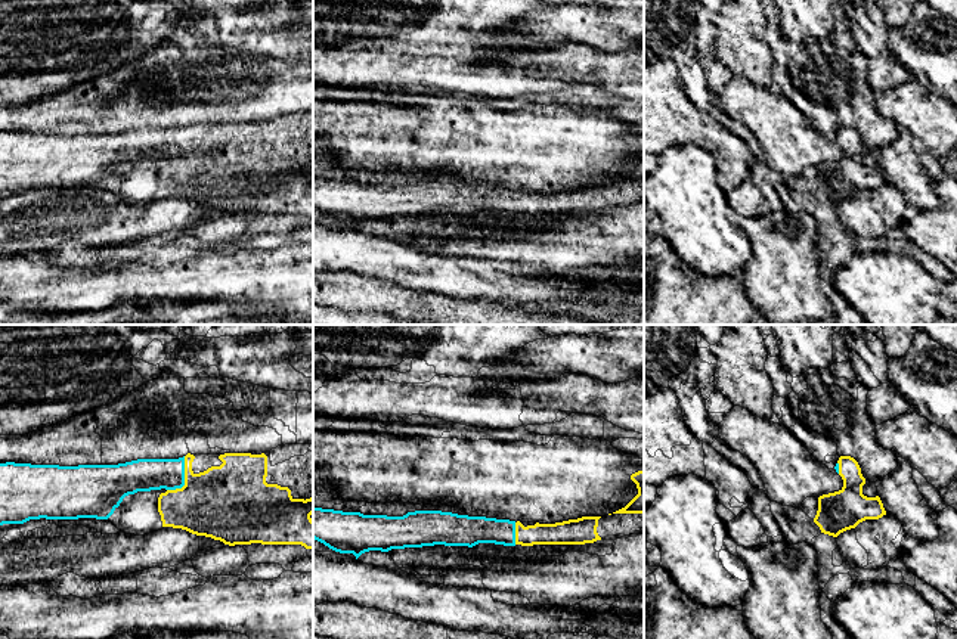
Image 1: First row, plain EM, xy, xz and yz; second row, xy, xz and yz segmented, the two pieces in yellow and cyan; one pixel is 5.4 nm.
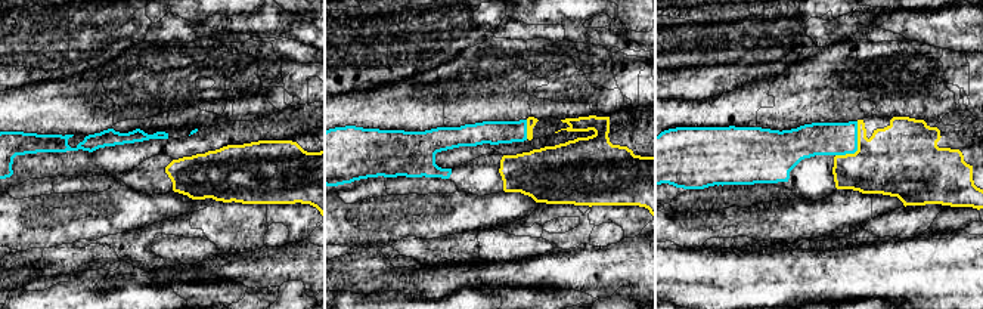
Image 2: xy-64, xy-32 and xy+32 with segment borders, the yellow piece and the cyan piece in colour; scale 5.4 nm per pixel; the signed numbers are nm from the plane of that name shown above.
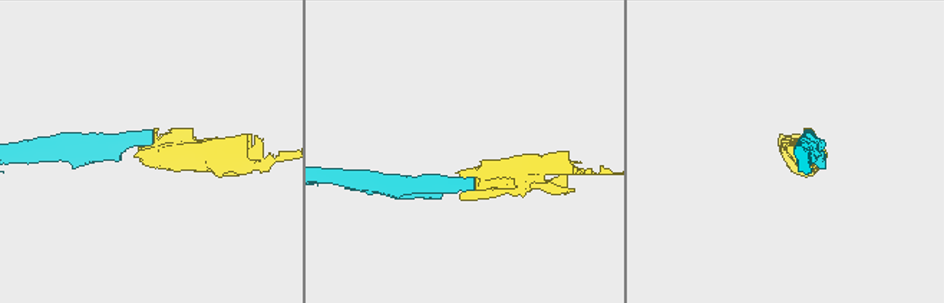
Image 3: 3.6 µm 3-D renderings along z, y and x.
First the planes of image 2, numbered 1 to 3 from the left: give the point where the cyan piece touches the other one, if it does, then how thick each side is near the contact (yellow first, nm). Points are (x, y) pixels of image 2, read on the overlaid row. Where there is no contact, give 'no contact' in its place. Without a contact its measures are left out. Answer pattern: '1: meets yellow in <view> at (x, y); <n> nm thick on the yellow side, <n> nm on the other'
1: no contact
2: meets yellow in xy-32 at (527, 129); 50 nm thick on the yellow side, 130 nm on the other
3: meets yellow in xy+32 at (858, 147); 400 nm thick on the yellow side, 180 nm on the other

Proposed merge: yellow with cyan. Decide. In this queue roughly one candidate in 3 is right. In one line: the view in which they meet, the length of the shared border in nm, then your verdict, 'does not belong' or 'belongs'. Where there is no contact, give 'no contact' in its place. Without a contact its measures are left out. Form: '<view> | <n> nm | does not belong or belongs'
xy | 220 nm | belongs

